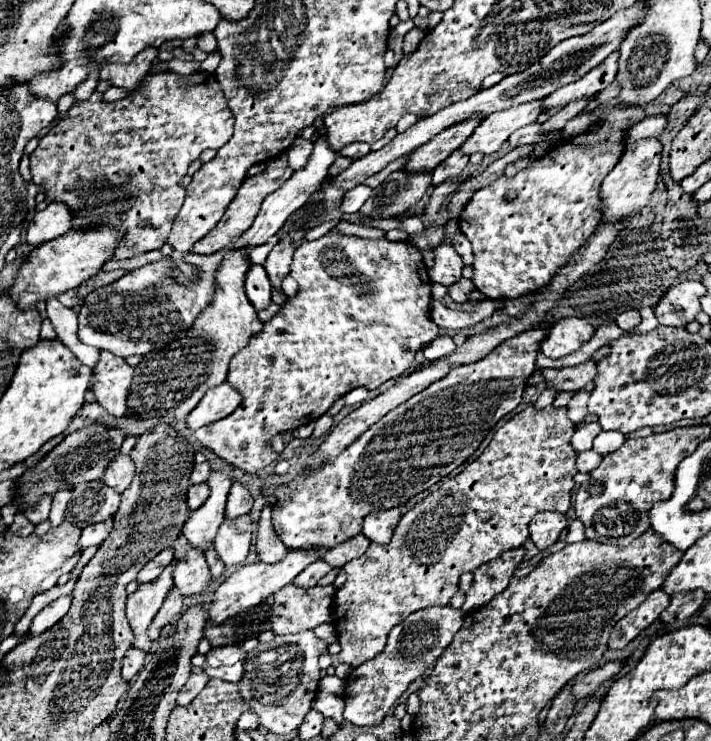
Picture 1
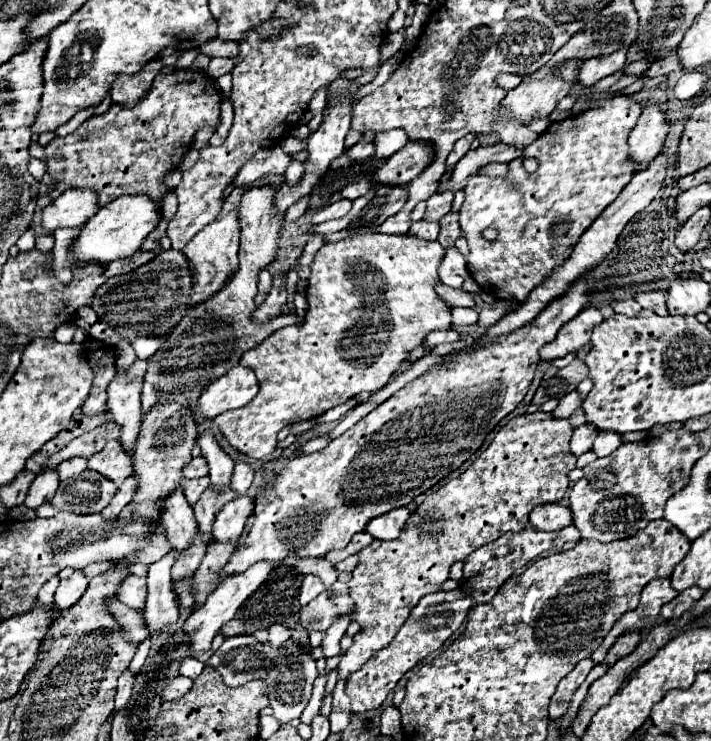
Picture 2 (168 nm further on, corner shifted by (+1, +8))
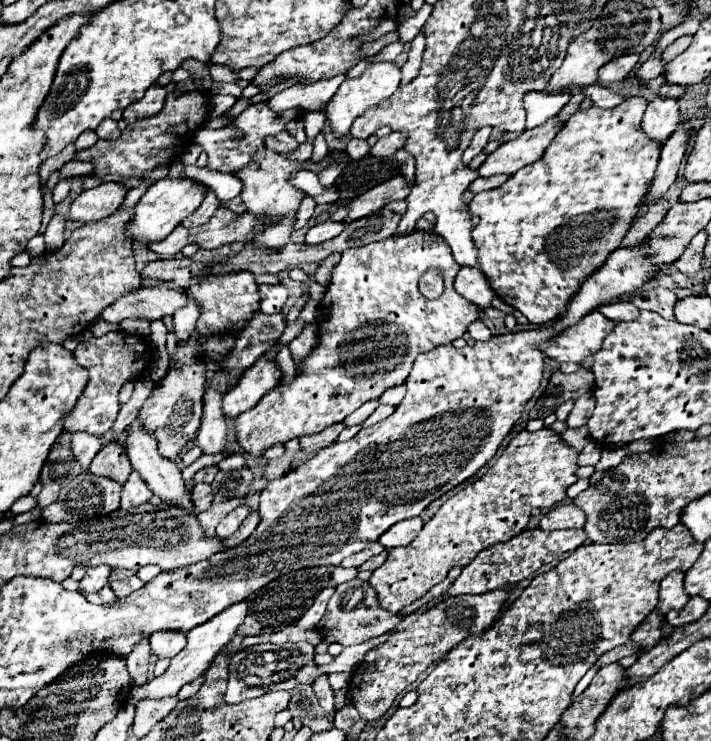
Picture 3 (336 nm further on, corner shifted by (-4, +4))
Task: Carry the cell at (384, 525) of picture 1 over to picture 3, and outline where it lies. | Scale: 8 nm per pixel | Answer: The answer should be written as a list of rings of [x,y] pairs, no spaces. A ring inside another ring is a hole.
[[[411,517],[411,519],[405,519],[405,521],[399,521],[397,525],[393,525],[391,529],[387,529],[381,537],[379,537],[379,543],[387,549],[393,549],[393,547],[407,547],[415,537],[417,533],[423,529],[423,519],[421,517]]]

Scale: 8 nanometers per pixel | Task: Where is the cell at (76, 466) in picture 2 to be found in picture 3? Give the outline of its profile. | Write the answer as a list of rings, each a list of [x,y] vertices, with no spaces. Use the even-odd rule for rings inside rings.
[[[73,433],[71,447],[73,447],[77,461],[81,461],[81,465],[87,467],[93,461],[93,457],[99,453],[99,449],[103,447],[103,439],[97,435],[89,435],[89,433]]]

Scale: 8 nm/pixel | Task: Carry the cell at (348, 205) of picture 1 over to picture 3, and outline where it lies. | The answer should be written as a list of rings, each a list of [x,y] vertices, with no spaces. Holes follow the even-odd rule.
[[[325,221],[325,223],[313,225],[313,227],[307,231],[305,243],[307,243],[307,245],[317,245],[317,243],[329,241],[329,239],[337,237],[337,235],[343,231],[343,227],[345,227],[345,223],[333,223],[333,221]]]

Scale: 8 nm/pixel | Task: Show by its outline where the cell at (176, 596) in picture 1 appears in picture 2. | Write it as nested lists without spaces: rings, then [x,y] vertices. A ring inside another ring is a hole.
[[[198,533],[196,541],[192,543],[192,547],[188,549],[188,553],[182,553],[182,557],[176,559],[174,567],[172,567],[172,583],[178,585],[180,581],[188,581],[188,577],[194,575],[194,571],[198,569],[202,557],[204,557],[204,535]]]

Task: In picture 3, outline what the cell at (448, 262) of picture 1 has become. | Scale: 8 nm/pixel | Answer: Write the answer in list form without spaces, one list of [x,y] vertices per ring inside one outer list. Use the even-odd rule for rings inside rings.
[[[463,267],[459,271],[455,279],[455,291],[479,309],[491,307],[491,299],[495,297],[493,289],[489,287],[489,281],[485,281],[485,275],[473,267]]]

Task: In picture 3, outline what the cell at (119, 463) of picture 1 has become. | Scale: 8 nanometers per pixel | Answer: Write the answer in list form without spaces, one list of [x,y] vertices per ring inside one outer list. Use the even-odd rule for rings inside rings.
[[[107,443],[91,461],[91,465],[87,467],[89,473],[93,475],[103,475],[109,477],[117,483],[125,483],[129,473],[133,471],[133,467],[129,465],[129,457],[125,453],[125,449],[121,449],[121,445],[117,443]]]

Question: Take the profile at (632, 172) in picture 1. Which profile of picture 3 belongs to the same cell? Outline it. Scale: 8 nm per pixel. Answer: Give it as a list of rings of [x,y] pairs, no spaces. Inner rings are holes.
[[[655,97],[645,111],[643,117],[643,131],[647,137],[665,143],[669,139],[669,135],[677,129],[679,125],[679,103],[677,99],[671,97]]]

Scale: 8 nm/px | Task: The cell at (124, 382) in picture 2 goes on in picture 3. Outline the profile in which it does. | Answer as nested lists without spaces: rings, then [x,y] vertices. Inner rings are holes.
[[[135,419],[135,421],[131,423],[131,427],[127,429],[127,433],[129,433],[129,437],[127,437],[125,449],[127,449],[129,461],[131,461],[133,469],[141,473],[141,477],[145,479],[145,483],[149,485],[149,489],[151,489],[157,497],[161,497],[163,501],[167,501],[167,503],[171,503],[171,505],[179,505],[179,507],[185,509],[185,511],[195,511],[195,507],[193,507],[193,503],[191,503],[191,495],[187,493],[185,483],[183,483],[183,479],[181,479],[181,465],[179,465],[177,461],[169,461],[167,457],[161,457],[161,453],[159,453],[159,449],[157,449],[157,441],[155,441],[149,433],[145,433],[145,429],[143,429],[143,425],[141,425],[139,419]]]

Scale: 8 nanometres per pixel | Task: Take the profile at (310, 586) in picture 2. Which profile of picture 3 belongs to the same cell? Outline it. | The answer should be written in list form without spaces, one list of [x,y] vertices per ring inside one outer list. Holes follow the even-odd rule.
[[[325,587],[321,593],[319,593],[319,597],[315,599],[315,603],[307,609],[307,613],[299,619],[299,629],[303,629],[303,631],[317,631],[317,625],[319,625],[319,621],[321,621],[321,617],[325,615],[325,609],[327,609],[327,601],[331,599],[331,595],[333,595],[333,587]]]

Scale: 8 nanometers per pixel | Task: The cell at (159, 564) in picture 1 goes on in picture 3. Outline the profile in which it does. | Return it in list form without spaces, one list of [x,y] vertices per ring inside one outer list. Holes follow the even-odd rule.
[[[159,631],[151,635],[151,653],[159,659],[171,659],[185,647],[185,633],[181,631]]]

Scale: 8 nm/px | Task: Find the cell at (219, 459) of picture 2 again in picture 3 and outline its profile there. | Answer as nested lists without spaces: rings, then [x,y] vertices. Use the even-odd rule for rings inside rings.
[[[209,383],[205,385],[203,417],[201,417],[201,427],[195,439],[195,443],[203,449],[203,453],[221,453],[225,447],[227,425],[225,425],[225,415],[221,409],[221,397],[223,397],[223,391],[211,387]]]

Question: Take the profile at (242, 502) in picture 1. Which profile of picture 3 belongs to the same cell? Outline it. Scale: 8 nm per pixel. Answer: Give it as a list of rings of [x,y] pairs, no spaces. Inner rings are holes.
[[[231,453],[217,467],[219,469],[241,469],[241,467],[245,467],[245,457],[237,455],[237,453]]]

